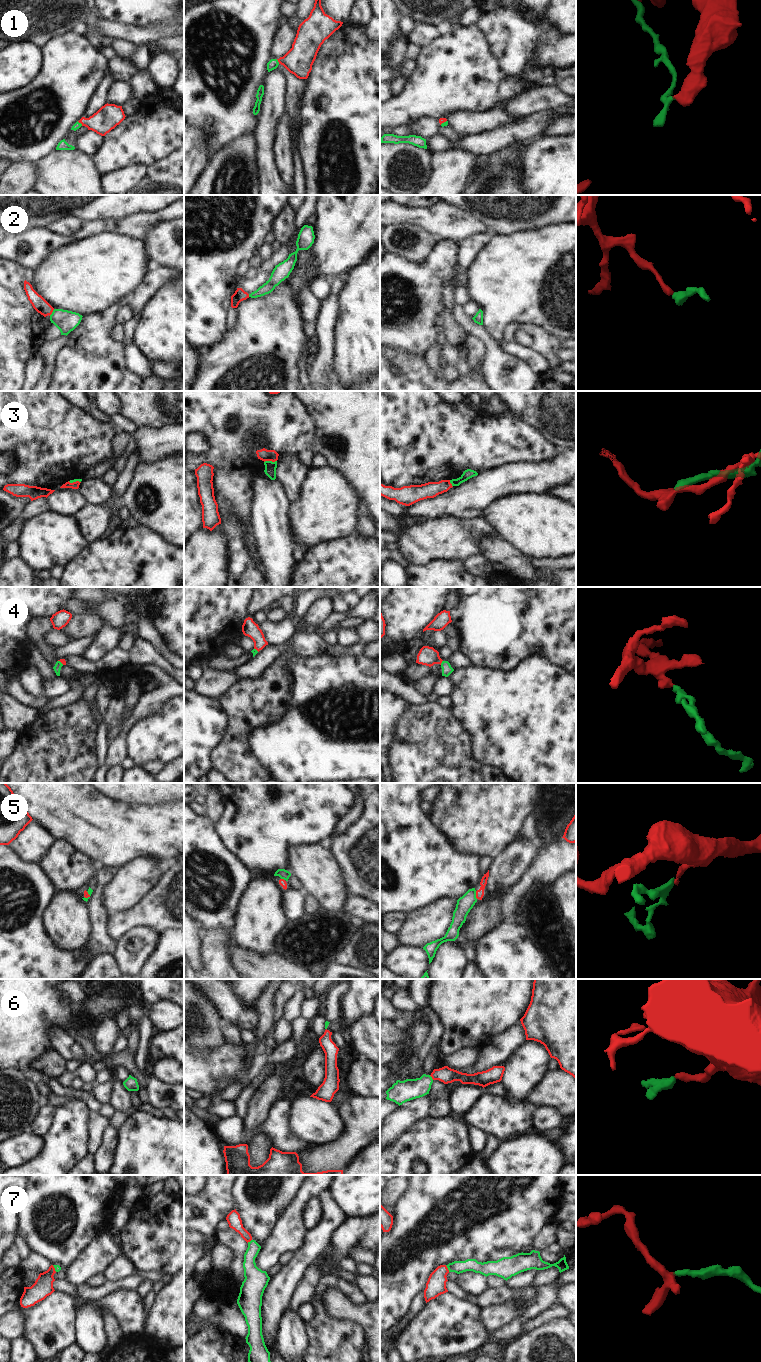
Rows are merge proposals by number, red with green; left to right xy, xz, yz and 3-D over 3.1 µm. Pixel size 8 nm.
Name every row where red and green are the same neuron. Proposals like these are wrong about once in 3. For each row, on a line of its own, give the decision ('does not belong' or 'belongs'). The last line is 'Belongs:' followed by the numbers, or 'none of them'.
1: belongs
2: belongs
3: does not belong
4: belongs
5: does not belong
6: belongs
7: belongs
Belongs: 1, 2, 4, 6, 7

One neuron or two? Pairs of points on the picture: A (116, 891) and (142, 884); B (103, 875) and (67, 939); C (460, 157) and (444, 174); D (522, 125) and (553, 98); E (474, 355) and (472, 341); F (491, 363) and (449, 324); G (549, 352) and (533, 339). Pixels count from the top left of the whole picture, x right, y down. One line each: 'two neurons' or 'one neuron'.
A: one neuron
B: two neurons
C: one neuron
D: two neurons
E: one neuron
F: two neurons
G: one neuron

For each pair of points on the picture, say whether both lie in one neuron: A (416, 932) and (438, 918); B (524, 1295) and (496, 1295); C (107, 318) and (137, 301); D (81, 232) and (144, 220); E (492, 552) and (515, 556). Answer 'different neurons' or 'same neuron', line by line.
A: same neuron
B: same neuron
C: different neurons
D: same neuron
E: same neuron

